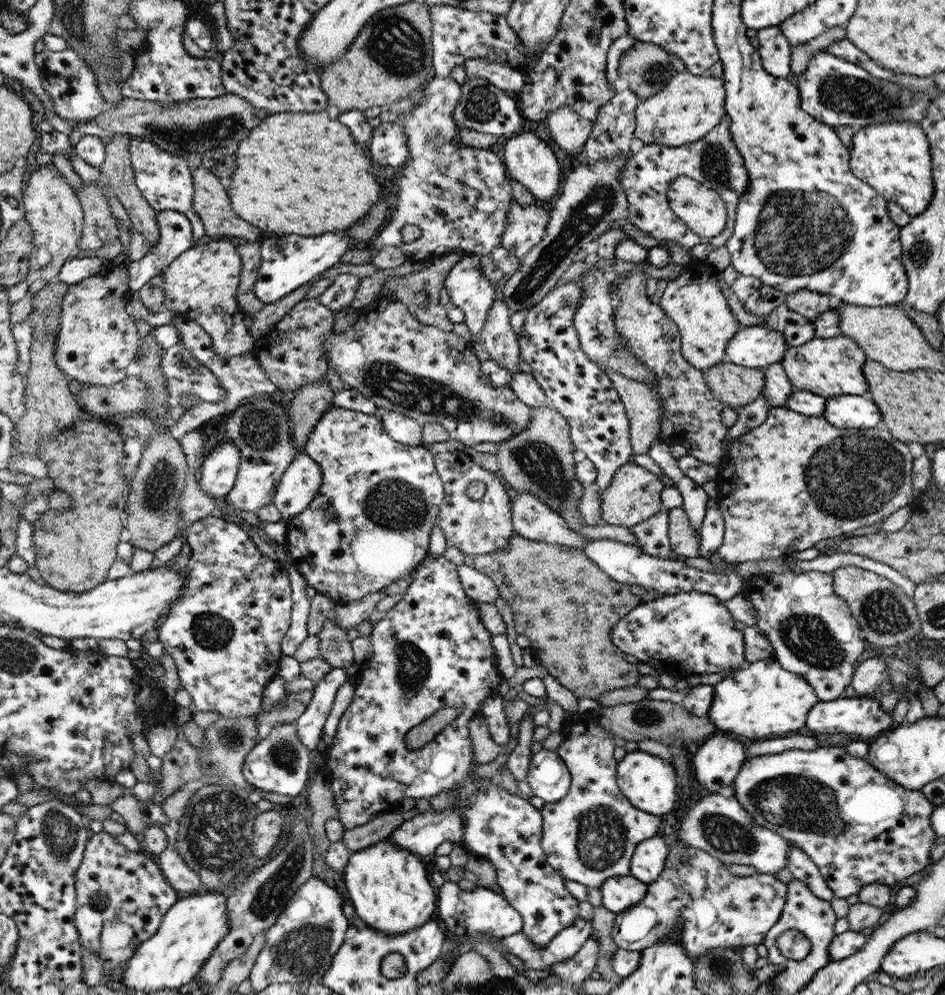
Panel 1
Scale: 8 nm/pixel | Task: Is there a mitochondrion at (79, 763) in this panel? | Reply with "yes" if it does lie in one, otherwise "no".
no

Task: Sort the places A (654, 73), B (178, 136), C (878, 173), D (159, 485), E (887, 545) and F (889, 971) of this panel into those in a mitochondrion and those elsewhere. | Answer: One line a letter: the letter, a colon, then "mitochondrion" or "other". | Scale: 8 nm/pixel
A: mitochondrion
B: mitochondrion
C: other
D: mitochondrion
E: other
F: other

